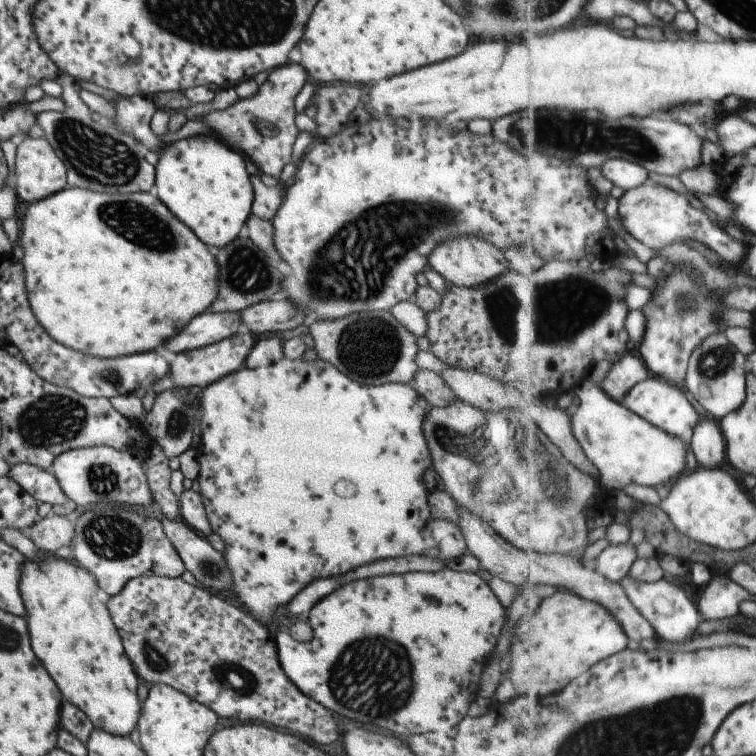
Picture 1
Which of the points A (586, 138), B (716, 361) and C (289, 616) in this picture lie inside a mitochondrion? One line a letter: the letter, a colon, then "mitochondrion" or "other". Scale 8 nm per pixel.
A: mitochondrion
B: mitochondrion
C: other

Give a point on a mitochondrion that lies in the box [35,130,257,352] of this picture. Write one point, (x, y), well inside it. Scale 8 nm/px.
(141, 226)

